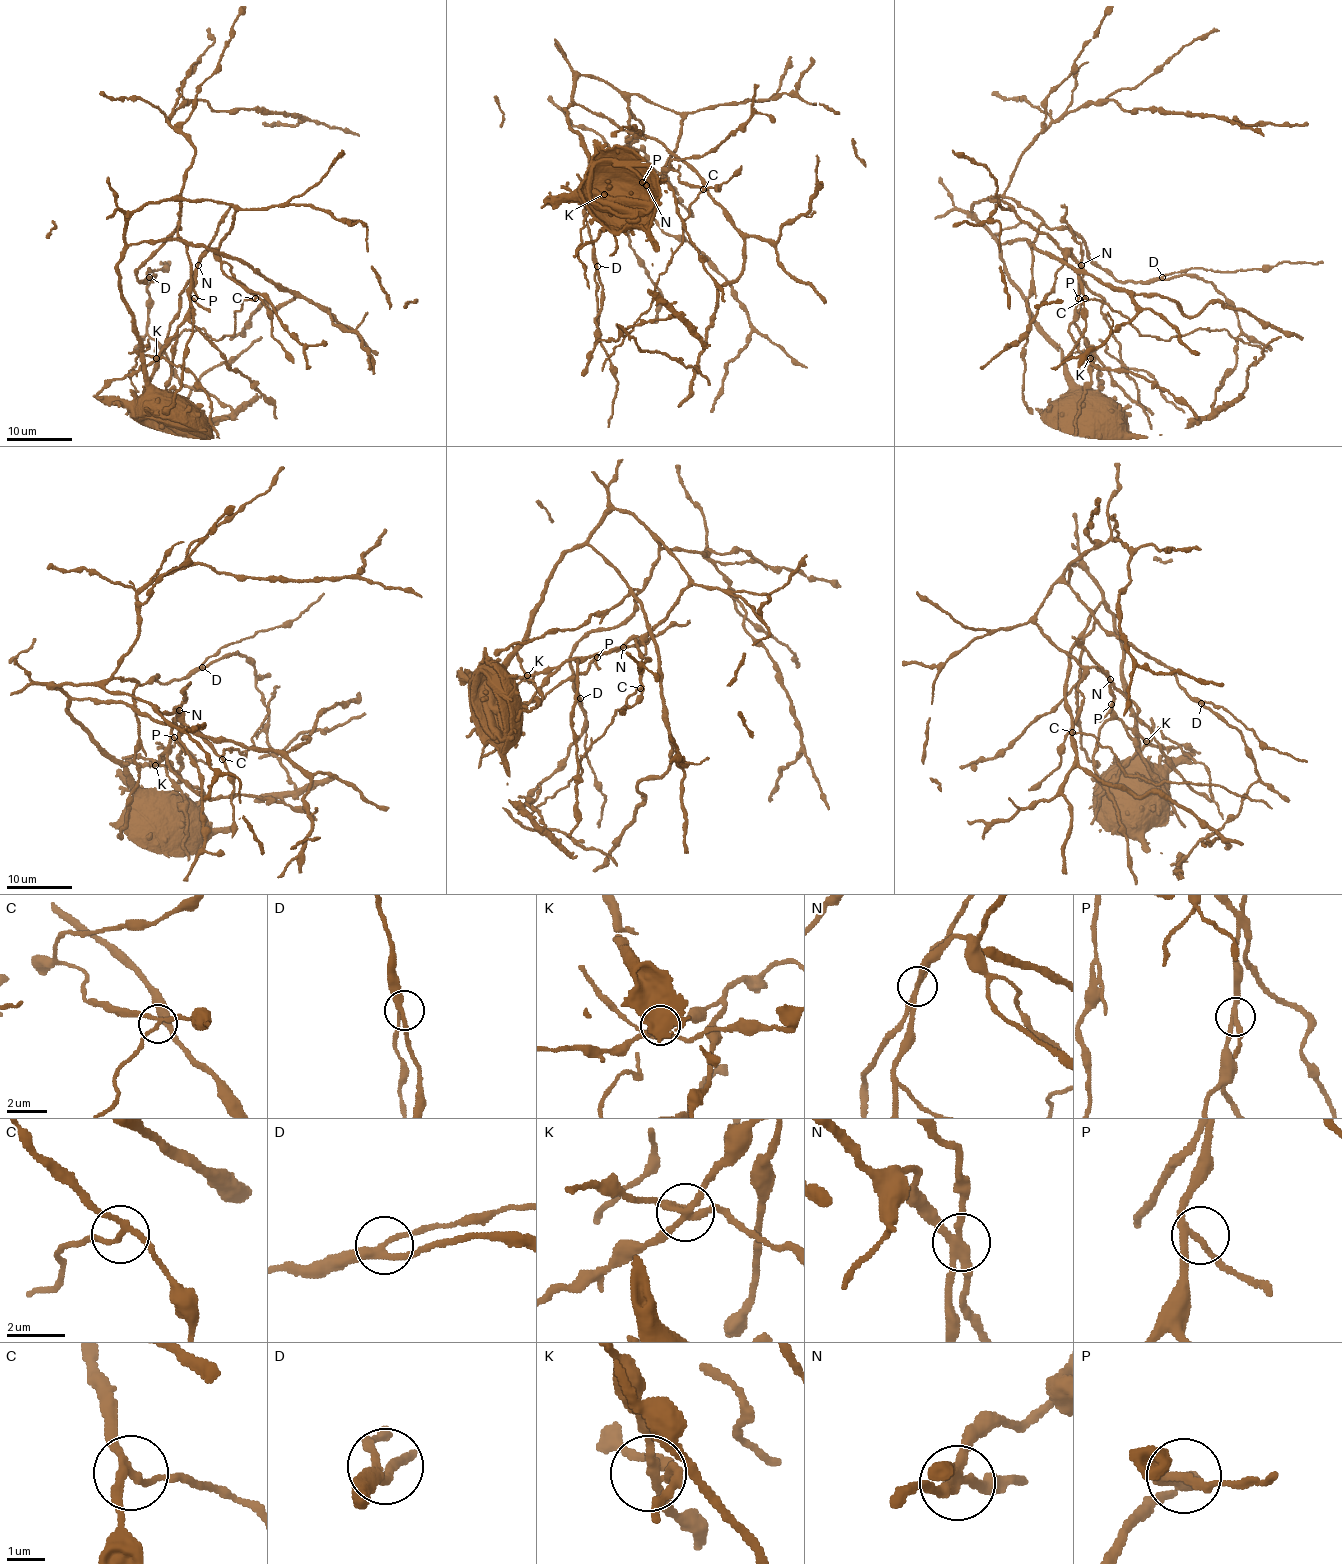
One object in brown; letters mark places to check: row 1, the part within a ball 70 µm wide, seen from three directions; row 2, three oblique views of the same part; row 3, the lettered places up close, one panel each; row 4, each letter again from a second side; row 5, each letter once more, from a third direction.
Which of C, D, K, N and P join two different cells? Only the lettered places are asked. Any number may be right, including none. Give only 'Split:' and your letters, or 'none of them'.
Split: C, K, N

